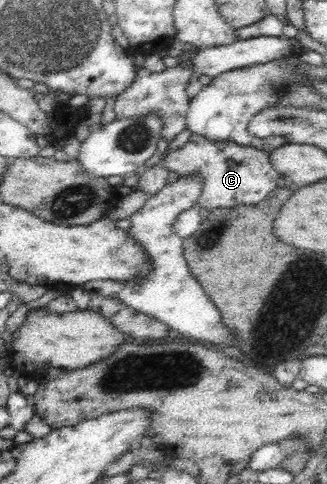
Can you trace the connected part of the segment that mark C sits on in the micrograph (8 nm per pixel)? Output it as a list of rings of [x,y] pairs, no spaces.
[[[193,134],[184,146],[176,151],[168,151],[160,161],[160,165],[179,177],[190,175],[202,177],[204,189],[200,198],[196,199],[195,206],[213,210],[257,204],[276,188],[278,178],[281,176],[273,169],[270,155],[270,152],[252,146],[230,142],[213,143]]]

